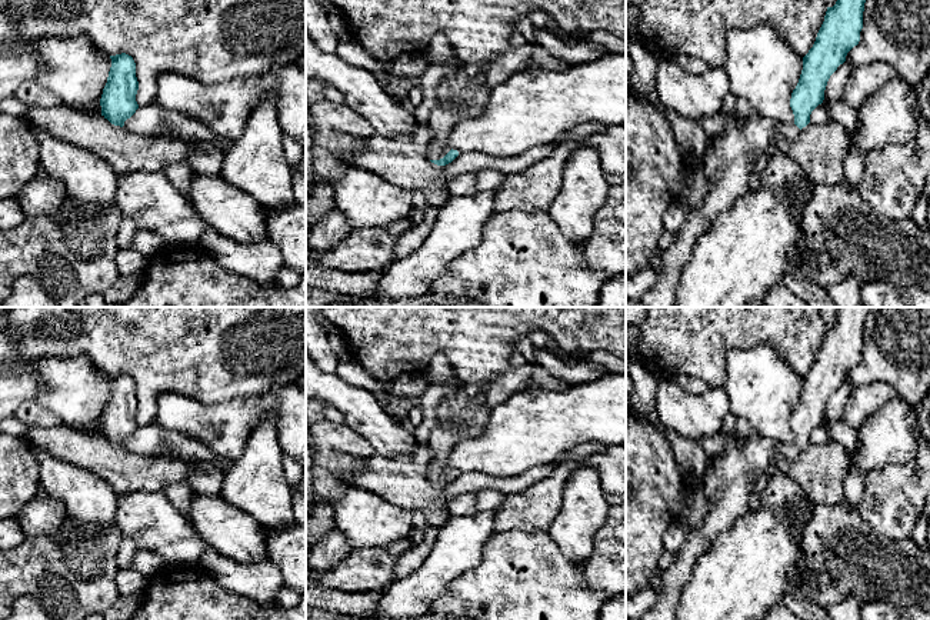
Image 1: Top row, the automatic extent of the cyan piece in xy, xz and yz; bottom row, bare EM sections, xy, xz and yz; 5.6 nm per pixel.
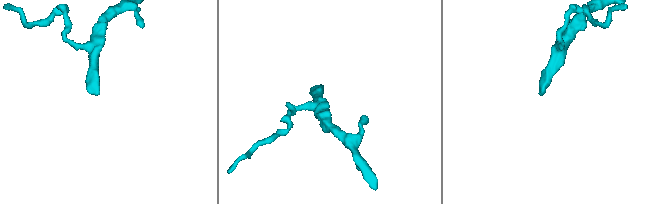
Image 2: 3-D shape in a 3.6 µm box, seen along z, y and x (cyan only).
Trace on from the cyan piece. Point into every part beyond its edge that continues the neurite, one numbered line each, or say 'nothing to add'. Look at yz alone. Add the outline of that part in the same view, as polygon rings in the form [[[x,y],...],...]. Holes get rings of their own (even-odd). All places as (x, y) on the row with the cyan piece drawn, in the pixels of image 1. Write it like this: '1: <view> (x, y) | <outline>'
1: yz (730, 159) | [[[754,114],[743,127],[730,127],[719,137],[710,139],[701,167],[709,181],[709,191],[700,207],[691,209],[673,246],[661,253],[661,269],[641,299],[646,307],[676,306],[680,276],[693,259],[699,237],[750,190],[749,177],[756,159],[774,149],[774,137],[783,134],[793,139],[799,131],[794,123],[783,126]]]

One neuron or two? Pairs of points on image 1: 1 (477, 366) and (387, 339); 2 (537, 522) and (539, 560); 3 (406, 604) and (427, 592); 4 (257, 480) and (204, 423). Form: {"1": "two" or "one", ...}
{"1": "one", "2": "two", "3": "one", "4": "two"}

